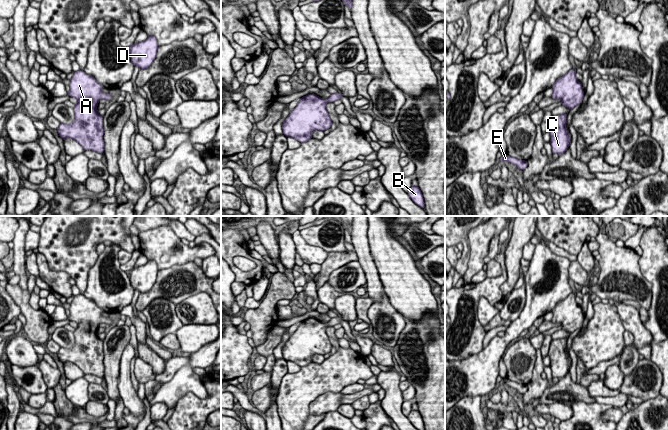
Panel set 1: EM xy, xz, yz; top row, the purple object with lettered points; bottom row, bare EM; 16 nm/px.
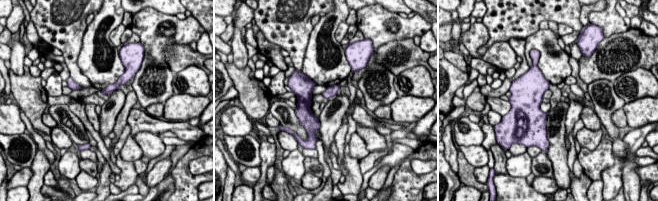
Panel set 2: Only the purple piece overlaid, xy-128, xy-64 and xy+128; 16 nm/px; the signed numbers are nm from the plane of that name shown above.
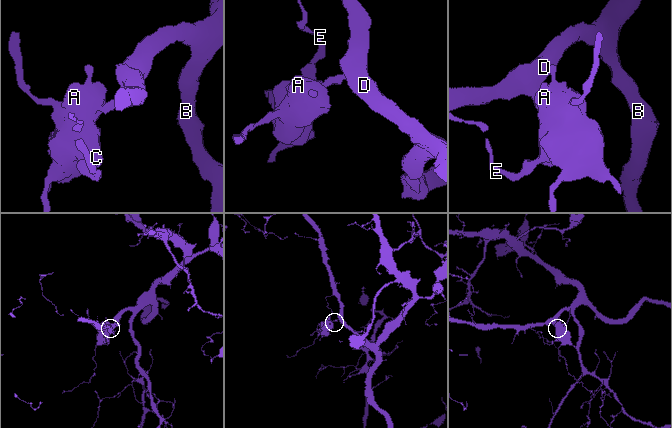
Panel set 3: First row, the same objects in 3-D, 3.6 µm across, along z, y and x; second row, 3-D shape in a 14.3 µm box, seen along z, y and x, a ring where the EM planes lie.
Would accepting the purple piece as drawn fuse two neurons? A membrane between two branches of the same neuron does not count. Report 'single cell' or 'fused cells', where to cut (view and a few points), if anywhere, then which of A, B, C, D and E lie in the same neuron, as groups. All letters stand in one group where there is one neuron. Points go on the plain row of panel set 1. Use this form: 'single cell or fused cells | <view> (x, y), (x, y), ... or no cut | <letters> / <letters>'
single cell | no cut | A B C D E

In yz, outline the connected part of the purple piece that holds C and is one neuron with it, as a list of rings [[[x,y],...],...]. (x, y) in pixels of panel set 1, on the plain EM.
[[[568,337],[552,340],[550,343],[548,355],[553,378],[563,378],[571,368],[571,358],[566,352],[567,340]]]

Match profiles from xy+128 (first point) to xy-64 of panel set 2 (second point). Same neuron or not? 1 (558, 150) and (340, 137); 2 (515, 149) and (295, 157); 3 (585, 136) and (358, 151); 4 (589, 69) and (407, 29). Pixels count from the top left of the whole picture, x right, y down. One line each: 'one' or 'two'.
1: two
2: two
3: one
4: two

